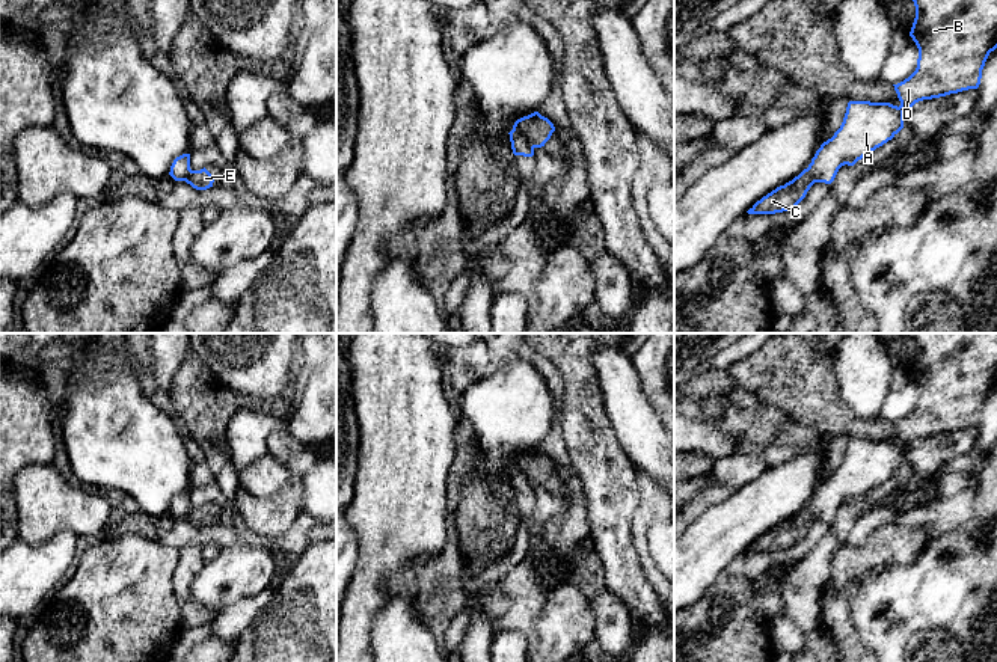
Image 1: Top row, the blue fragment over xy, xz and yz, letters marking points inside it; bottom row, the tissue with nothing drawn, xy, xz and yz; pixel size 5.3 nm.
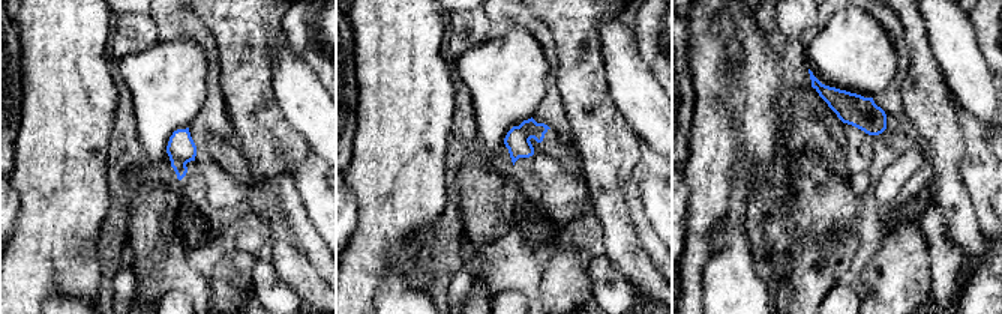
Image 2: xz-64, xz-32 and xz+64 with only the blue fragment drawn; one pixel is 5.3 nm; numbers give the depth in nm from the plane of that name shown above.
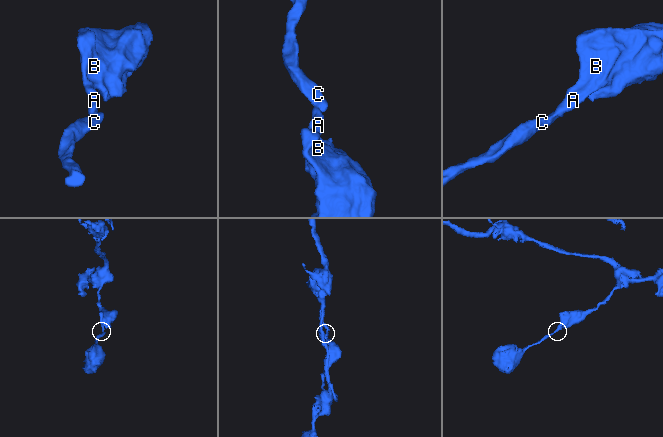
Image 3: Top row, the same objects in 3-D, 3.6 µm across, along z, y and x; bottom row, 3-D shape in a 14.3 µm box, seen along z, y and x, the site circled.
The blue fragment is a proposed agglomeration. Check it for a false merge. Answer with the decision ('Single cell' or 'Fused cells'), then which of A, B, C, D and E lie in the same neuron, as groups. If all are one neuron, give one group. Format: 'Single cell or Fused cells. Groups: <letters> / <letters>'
Fused cells. Groups: A B D / C E

